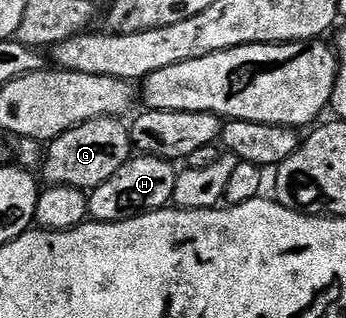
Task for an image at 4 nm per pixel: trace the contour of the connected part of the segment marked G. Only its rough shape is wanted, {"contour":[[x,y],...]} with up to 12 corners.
{"contour":[[119,117],[53,138],[43,181],[91,192],[134,154]]}

